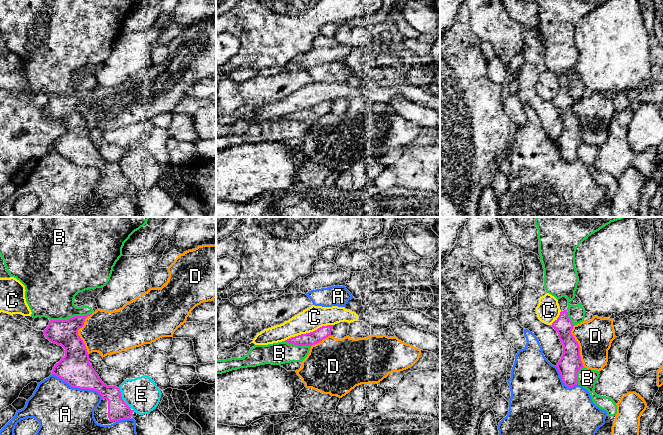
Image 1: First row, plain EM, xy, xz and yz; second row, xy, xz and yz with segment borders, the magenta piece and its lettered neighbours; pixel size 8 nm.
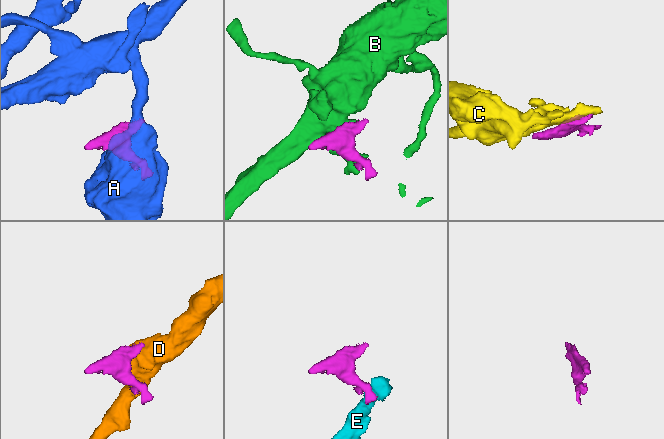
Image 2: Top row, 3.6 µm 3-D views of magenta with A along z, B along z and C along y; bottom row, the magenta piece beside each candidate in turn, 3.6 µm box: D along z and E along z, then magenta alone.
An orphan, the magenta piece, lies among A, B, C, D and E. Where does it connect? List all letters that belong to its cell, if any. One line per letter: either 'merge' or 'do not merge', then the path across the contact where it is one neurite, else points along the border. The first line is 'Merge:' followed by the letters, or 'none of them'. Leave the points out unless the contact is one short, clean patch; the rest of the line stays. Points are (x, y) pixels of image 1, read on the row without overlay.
Merge: none of them
A: do not merge
B: do not merge
C: do not merge
D: do not merge
E: do not merge; border xy (119, 165), (121, 174), (128, 182)

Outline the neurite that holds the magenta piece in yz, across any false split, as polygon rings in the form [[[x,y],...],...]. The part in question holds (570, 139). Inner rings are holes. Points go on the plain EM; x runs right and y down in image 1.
[[[562,73],[558,75],[558,80],[561,88],[551,102],[558,109],[563,121],[563,130],[556,143],[563,159],[570,164],[578,160],[577,149],[584,142],[581,137],[579,120],[571,110],[574,100],[568,93],[567,74]]]

